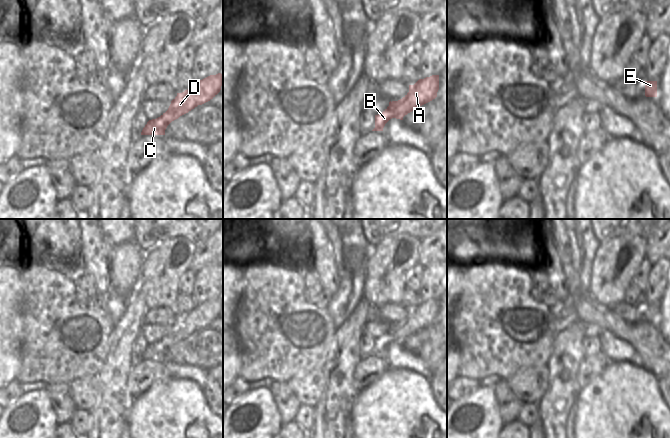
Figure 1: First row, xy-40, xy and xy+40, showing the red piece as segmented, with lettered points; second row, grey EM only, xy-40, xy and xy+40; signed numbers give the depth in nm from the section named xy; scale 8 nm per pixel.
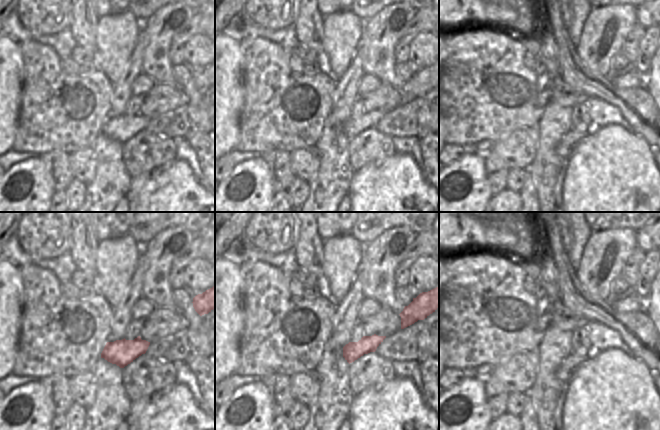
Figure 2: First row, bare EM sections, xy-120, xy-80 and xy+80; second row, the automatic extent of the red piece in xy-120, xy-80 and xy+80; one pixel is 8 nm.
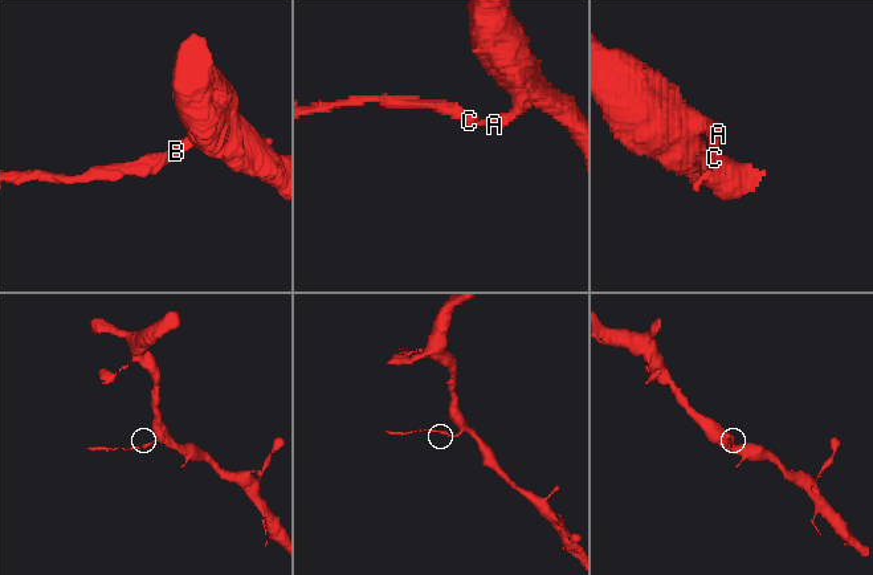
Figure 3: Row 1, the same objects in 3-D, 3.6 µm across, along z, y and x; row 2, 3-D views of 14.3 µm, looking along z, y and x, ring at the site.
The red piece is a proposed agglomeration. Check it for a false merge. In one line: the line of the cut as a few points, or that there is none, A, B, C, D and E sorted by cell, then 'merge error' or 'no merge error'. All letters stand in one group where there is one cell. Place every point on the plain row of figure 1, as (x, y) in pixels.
xy (391, 326), (393, 335), (402, 341) | A D E / B C | merge error

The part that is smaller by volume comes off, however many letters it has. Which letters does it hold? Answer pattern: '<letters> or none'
B, C

